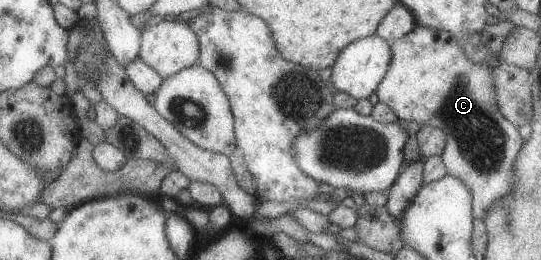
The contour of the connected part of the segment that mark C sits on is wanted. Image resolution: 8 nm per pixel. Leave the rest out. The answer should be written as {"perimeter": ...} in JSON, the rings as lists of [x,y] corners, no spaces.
{"perimeter":[[[415,25],[406,35],[392,41],[389,48],[388,69],[375,89],[378,101],[391,109],[398,120],[415,121],[421,126],[436,126],[444,133],[445,146],[440,156],[445,165],[445,175],[466,185],[472,198],[472,217],[484,221],[486,211],[500,197],[512,193],[514,189],[512,165],[520,147],[524,145],[524,139],[520,137],[517,127],[504,119],[498,111],[491,68],[480,63],[470,63],[458,42],[454,37],[450,37],[450,33],[426,29],[419,25]]]}

